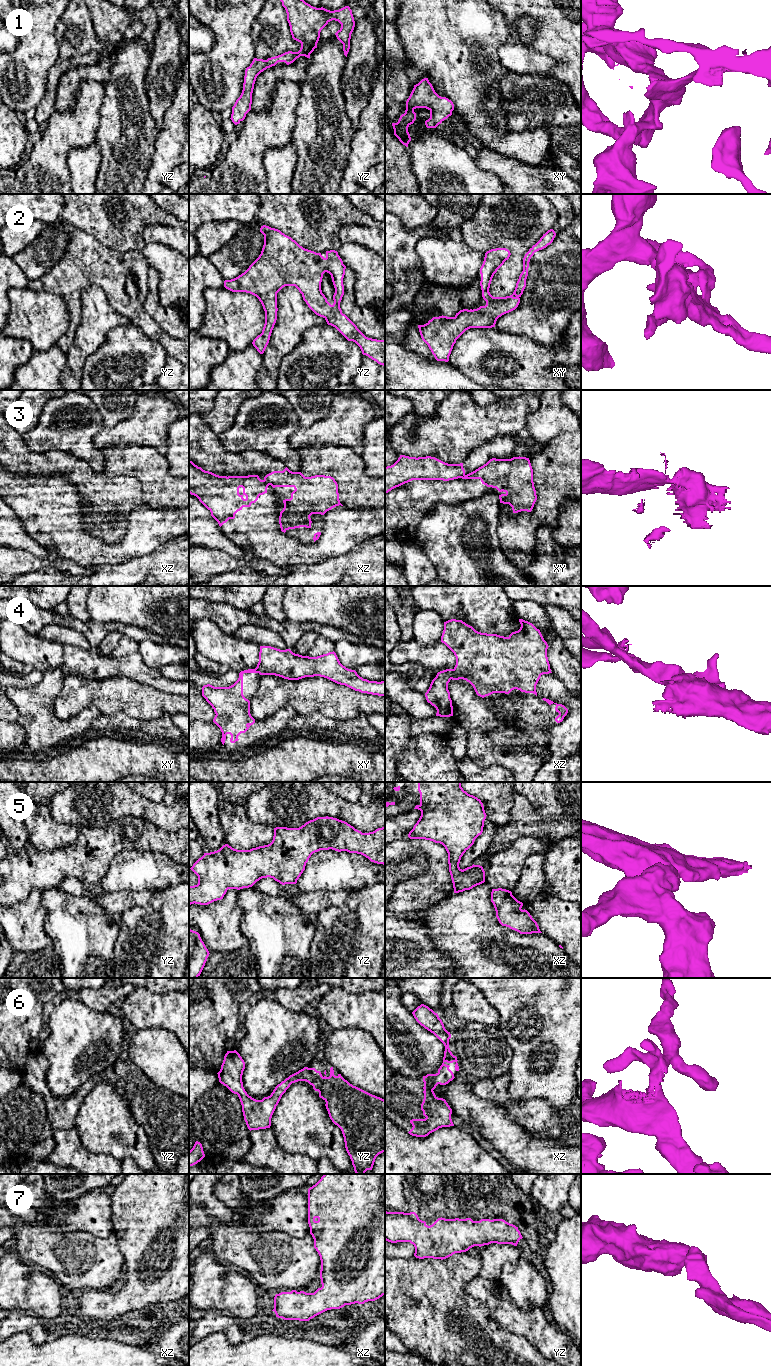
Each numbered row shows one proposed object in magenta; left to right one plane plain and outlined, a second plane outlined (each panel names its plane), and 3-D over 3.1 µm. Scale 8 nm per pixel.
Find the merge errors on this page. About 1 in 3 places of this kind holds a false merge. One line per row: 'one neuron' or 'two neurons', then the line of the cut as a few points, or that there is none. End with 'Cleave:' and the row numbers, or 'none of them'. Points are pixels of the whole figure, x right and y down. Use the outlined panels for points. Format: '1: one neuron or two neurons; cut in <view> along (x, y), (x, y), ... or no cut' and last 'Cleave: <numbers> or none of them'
1: one neuron; no cut
2: one neuron; no cut
3: two neurons; cut in xz along (262, 480), (269, 484)
4: two neurons; cut in xz along (453, 669), (451, 678)
5: one neuron; no cut
6: one neuron; no cut
7: one neuron; no cut
Cleave: 3, 4

